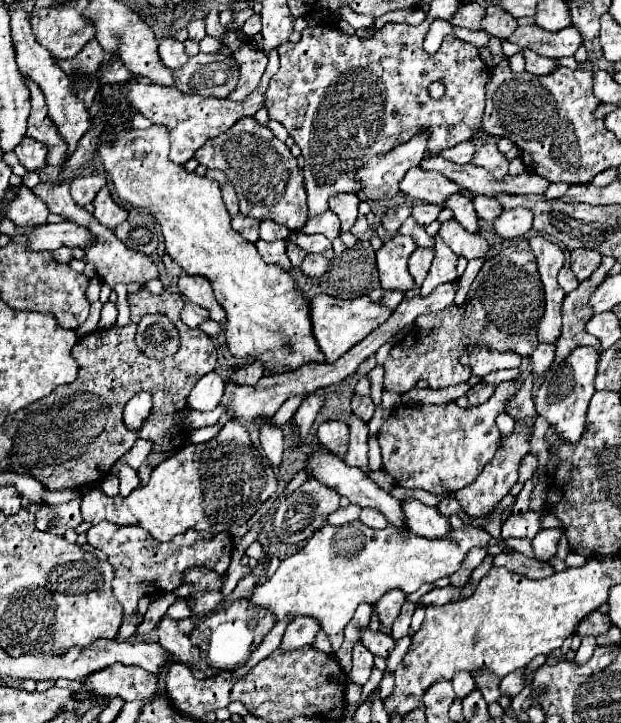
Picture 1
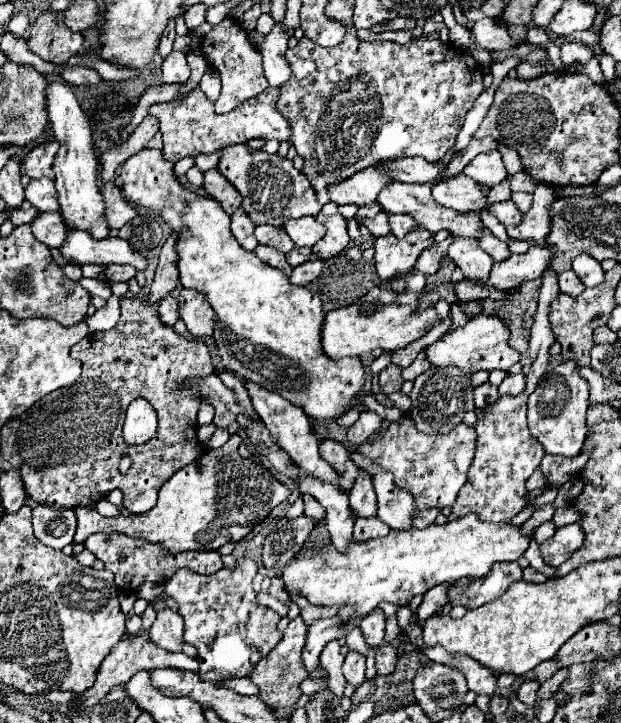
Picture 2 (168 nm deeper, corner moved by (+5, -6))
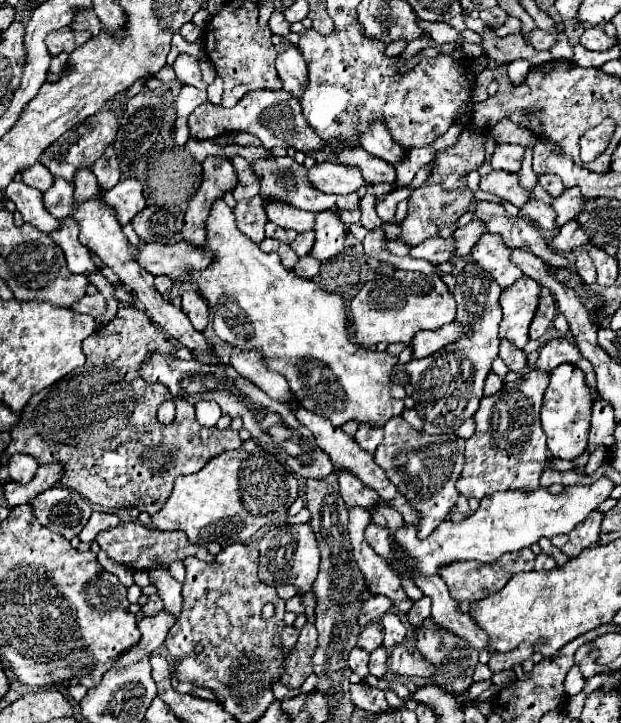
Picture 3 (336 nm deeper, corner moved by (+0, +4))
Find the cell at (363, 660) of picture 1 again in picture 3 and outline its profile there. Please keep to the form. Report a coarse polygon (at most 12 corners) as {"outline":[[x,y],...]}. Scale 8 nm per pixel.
{"outline":[[354,648],[348,658],[350,670],[368,676],[368,652]]}

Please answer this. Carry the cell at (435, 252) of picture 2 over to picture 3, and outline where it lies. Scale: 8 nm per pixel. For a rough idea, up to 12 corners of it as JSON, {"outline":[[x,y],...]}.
{"outline":[[480,220],[456,230],[456,256],[466,258],[484,234]]}

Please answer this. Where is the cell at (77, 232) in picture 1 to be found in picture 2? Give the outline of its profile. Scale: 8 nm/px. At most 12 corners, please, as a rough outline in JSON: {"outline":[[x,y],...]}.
{"outline":[[67,228],[61,256],[77,264],[131,264],[147,260],[121,238],[95,240]]}

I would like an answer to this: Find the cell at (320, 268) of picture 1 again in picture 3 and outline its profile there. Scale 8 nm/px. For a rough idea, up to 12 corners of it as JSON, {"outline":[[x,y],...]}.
{"outline":[[302,256],[294,266],[300,278],[314,278],[320,262],[312,256]]}

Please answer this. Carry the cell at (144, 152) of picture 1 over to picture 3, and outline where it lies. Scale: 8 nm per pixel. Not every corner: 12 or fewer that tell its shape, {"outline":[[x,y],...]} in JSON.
{"outline":[[214,202],[192,272],[214,332],[306,410],[380,428],[398,356]]}

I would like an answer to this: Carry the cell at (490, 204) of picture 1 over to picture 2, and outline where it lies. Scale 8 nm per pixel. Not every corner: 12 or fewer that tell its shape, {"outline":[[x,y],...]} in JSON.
{"outline":[[511,200],[491,204],[491,212],[503,226],[521,222]]}

